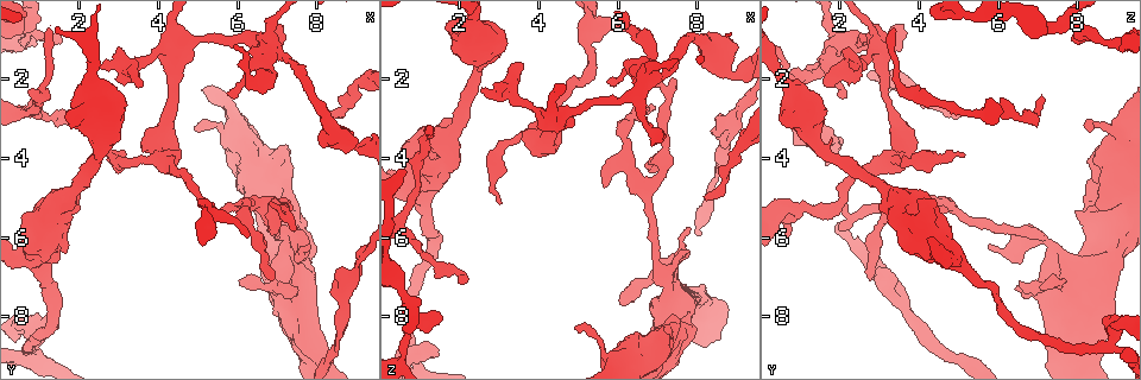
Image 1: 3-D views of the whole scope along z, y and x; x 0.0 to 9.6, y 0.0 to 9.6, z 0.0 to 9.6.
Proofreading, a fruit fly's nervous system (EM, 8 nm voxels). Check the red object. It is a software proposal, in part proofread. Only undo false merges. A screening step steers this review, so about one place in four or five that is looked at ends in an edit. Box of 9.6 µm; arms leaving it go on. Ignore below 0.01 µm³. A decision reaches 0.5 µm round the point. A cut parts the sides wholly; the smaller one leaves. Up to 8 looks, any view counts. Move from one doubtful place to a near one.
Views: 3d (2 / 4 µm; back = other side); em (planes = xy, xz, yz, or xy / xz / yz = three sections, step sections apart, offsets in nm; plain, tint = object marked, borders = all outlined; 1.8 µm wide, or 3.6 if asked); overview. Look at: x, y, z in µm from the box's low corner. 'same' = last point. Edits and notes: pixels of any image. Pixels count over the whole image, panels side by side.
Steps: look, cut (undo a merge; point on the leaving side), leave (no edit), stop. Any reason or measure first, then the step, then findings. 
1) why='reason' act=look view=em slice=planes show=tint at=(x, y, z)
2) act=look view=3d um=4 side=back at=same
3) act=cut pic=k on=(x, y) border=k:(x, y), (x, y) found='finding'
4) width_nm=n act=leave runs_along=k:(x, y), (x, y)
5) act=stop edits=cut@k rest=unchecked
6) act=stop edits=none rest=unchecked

why='sharp bend' act=look view=em slice=planes show=plain at=(5.25, 5.30, 0.70)

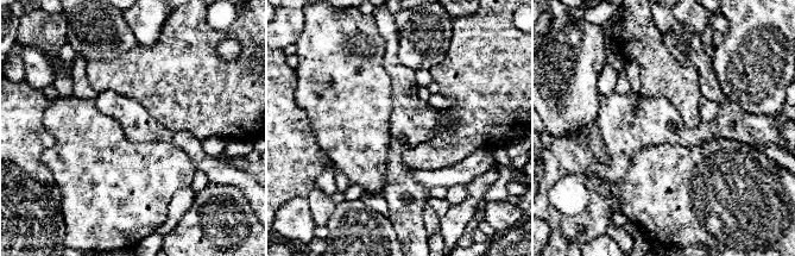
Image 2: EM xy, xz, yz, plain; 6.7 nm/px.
act=look view=em slice=planes show=tint at=same

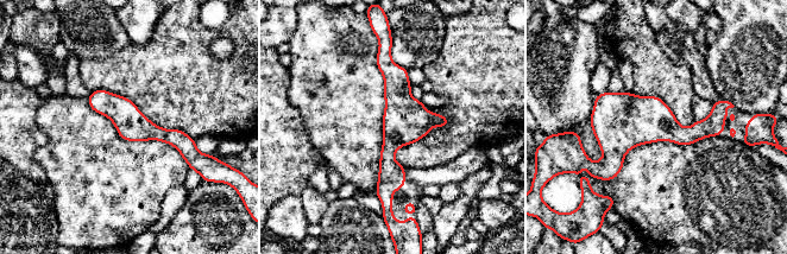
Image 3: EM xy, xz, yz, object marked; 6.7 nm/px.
act=leave runs_along=3:(386, 57), (396, 78), (389, 199) found='continuous, no second cell'

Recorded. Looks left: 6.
why='narrows sharply' act=look view=em slice=planes show=tint at=(6.75, 1.15, 2.00)

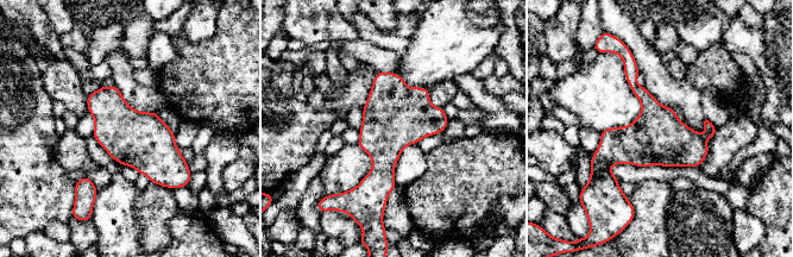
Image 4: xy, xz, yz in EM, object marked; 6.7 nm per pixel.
act=leave found='one cell here'

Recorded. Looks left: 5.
why='thick turns thin' act=look view=3d um=4 at=(1.45, 5.75, 3.95)

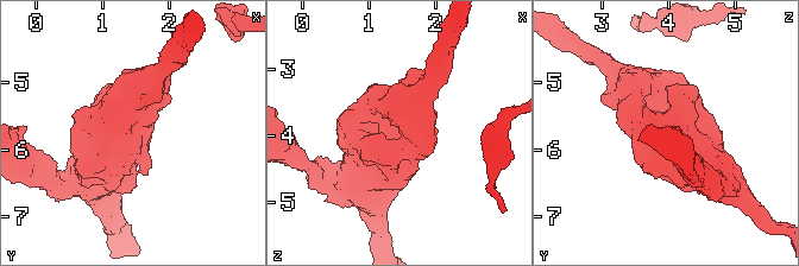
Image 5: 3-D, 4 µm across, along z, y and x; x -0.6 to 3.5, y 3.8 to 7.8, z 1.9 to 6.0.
act=look view=em um=3.6 slice=planes show=plain at=(1.45, 5.70, 4.05)

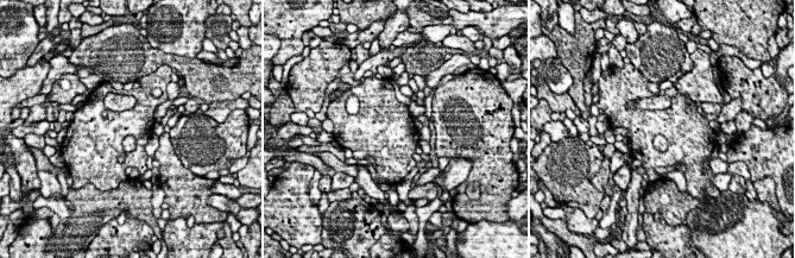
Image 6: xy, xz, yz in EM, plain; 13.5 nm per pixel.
act=look view=em um=3.6 slice=planes show=tint at=same

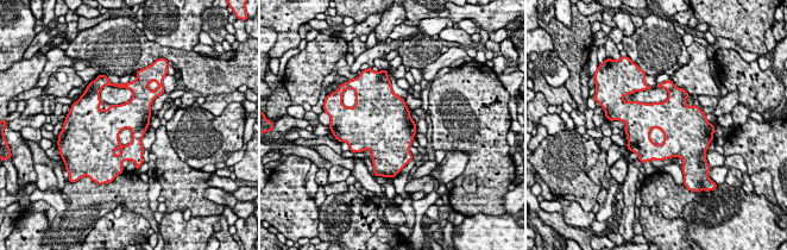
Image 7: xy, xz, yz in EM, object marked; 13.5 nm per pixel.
width_nm=400 act=leave found='continuous, no second cell'

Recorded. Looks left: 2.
why='branch point' act=look view=em um=3.6 slice=yz step=16 show=tint at=(0.85, 8.80, 8.70)

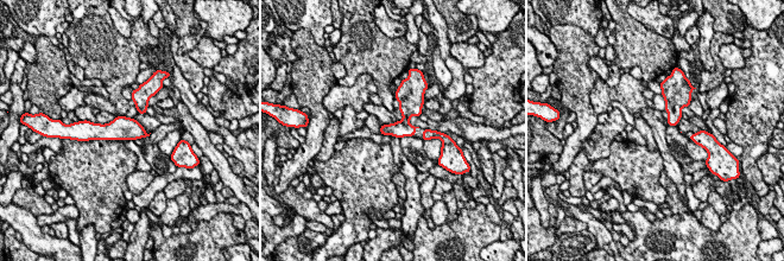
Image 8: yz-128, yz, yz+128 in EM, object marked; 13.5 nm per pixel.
width_nm=240 act=cut pic=8 on=(398, 129) found='a second cell is stuck on'

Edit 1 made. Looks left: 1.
act=stop edits=cut@8 rest=unchecked

